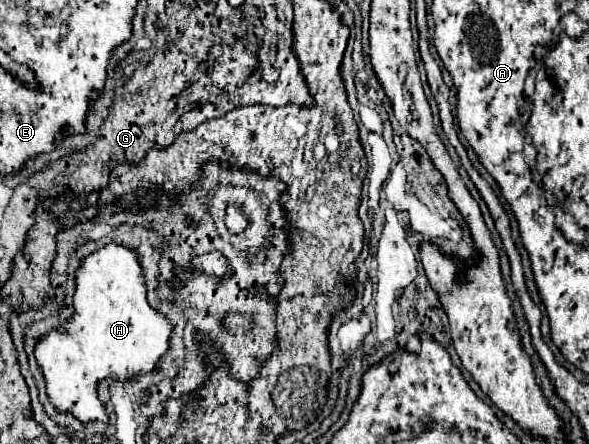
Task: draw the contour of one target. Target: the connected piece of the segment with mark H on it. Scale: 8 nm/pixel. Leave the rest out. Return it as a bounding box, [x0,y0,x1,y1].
[34,242,174,426]

